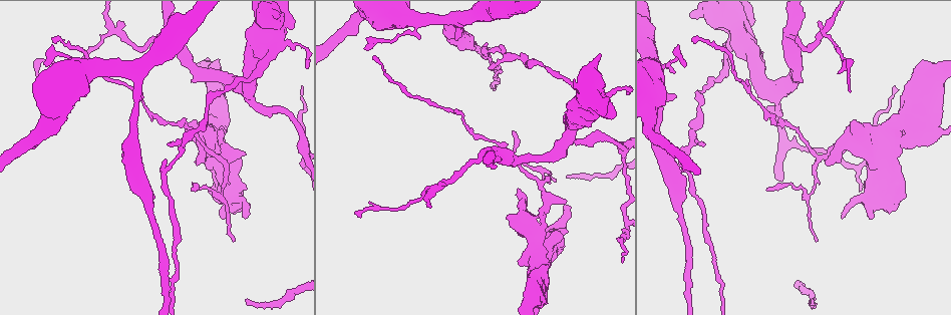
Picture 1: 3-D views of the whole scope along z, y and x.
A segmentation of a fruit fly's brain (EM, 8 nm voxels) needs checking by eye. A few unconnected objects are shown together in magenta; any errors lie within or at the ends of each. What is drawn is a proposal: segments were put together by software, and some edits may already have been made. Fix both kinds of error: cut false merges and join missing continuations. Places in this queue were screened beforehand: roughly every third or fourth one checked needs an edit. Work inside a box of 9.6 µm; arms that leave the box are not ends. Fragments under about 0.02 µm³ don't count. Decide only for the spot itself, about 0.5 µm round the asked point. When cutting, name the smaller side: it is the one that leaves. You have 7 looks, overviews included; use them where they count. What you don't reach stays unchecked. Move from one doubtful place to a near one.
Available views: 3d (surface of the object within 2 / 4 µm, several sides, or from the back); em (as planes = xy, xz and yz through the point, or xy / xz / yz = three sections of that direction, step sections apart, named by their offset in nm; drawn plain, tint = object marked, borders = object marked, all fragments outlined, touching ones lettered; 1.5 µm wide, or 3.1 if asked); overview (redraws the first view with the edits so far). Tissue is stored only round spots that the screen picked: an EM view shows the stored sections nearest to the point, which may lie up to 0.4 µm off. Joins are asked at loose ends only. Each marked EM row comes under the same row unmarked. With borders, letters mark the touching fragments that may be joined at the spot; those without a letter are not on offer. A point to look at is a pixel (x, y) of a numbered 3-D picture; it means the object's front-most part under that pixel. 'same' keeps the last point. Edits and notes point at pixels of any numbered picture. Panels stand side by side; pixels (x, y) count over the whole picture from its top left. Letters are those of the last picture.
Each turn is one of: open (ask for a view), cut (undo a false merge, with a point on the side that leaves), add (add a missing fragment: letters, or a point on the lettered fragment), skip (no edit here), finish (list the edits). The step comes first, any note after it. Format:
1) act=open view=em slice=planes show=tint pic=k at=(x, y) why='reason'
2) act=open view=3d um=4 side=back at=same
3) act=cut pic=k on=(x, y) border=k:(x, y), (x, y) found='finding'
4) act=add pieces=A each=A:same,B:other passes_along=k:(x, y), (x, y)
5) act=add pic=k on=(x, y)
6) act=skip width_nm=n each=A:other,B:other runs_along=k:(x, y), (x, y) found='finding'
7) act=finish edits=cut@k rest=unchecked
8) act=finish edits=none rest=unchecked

act=open view=em slice=xz step=4 show=tint pic=1 at=(168, 169) why='narrows sharply'

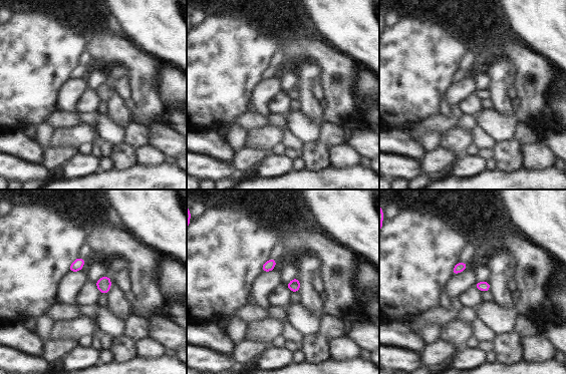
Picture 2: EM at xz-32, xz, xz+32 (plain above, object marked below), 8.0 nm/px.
act=open view=em slice=planes show=borders at=same why='another direction'

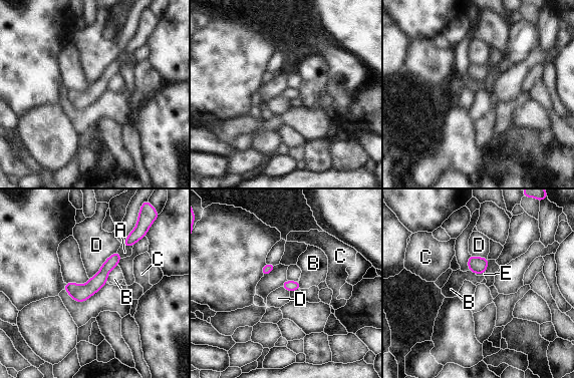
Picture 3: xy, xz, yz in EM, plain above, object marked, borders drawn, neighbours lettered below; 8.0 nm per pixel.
act=skip each=A:other,B:other,C:other,D:other,E:other border=3:(116, 251), (89, 279) found='all the same neuron'

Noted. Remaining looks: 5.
act=open view=3d um=4 pic=1 at=(416, 19) why='narrows sharply'

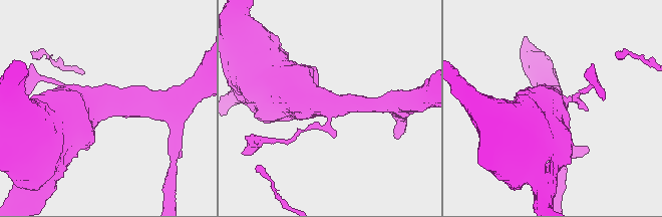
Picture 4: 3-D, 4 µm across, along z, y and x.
act=open view=em slice=planes show=tint pic=4 at=(327, 103)

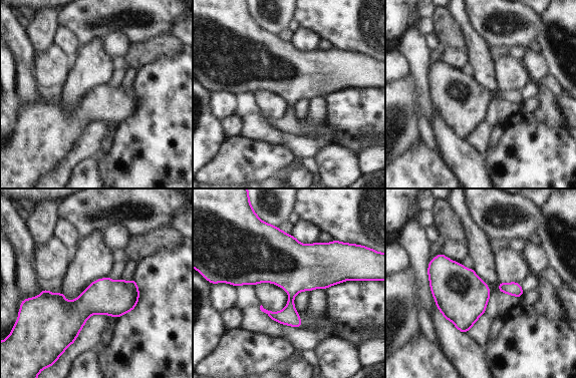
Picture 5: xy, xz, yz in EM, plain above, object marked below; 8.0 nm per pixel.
act=open view=em slice=planes show=borders at=same why='see the neighbours'

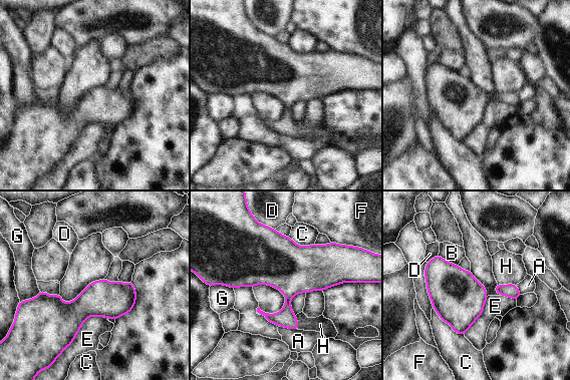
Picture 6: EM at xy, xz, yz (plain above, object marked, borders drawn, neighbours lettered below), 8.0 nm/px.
act=skip each=A:other,B:other,C:other,D:other,E:other,F:other,G:other,H:other border=6:(433, 307), (457, 333), (464, 335) found='one neuron here'

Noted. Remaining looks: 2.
act=open view=em slice=yz step=4 show=borders pic=1 at=(366, 50) why='thin end'

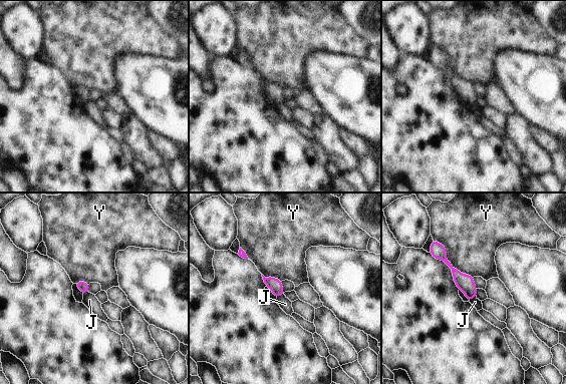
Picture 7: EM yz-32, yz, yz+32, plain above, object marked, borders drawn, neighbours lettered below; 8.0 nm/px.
act=skip width_nm=80 each=J:other,Y:other border=7:(283, 294), (276, 299) found='none of them fits'

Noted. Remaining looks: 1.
act=finish edits=none rest=unchecked

